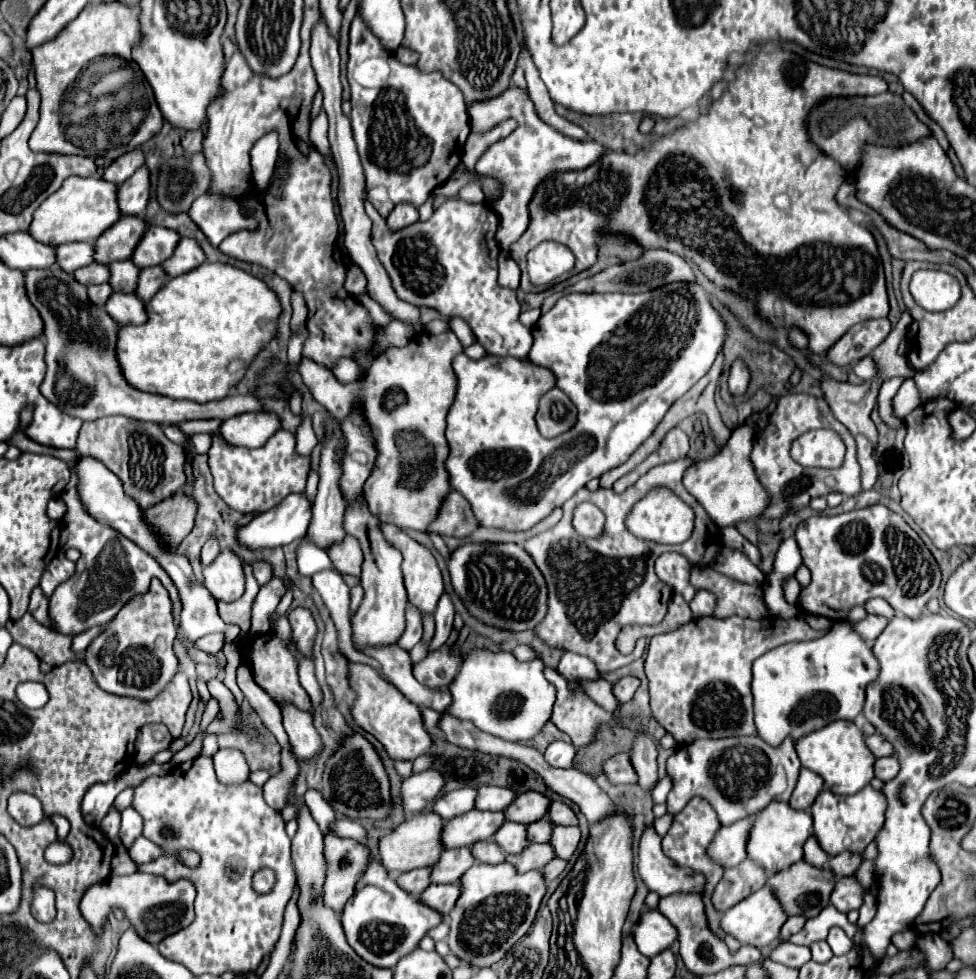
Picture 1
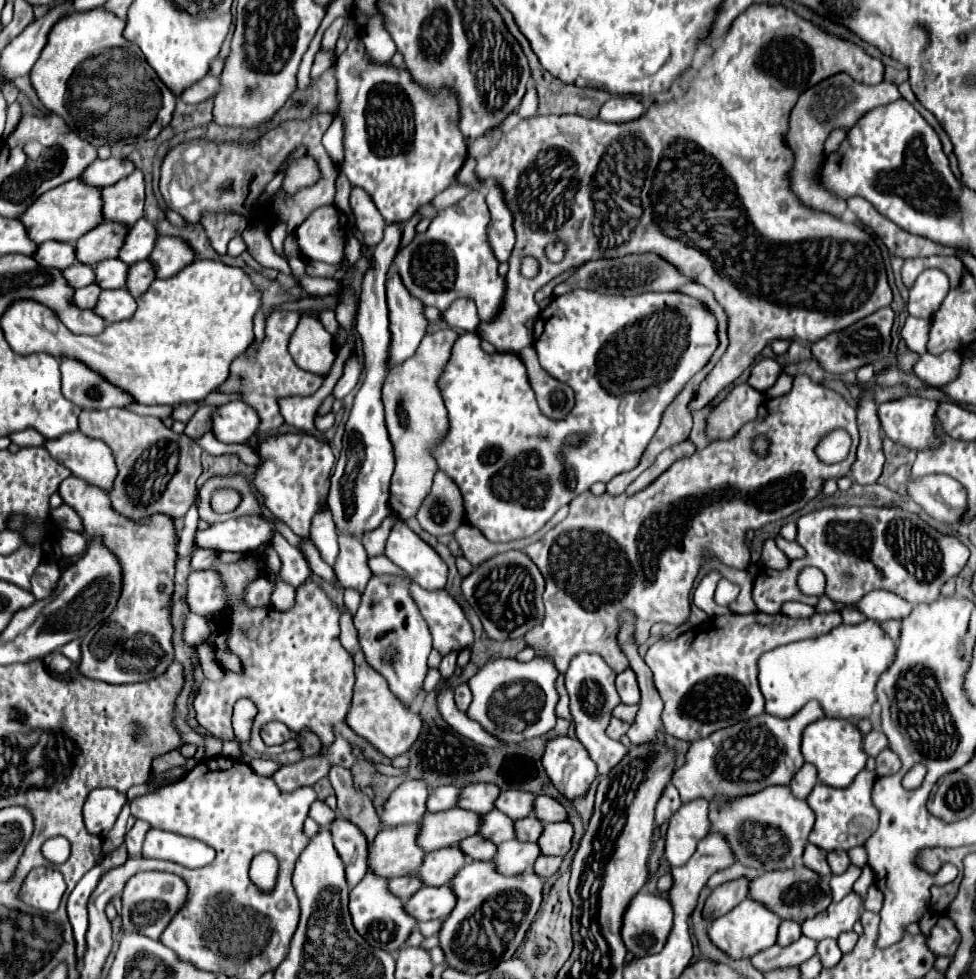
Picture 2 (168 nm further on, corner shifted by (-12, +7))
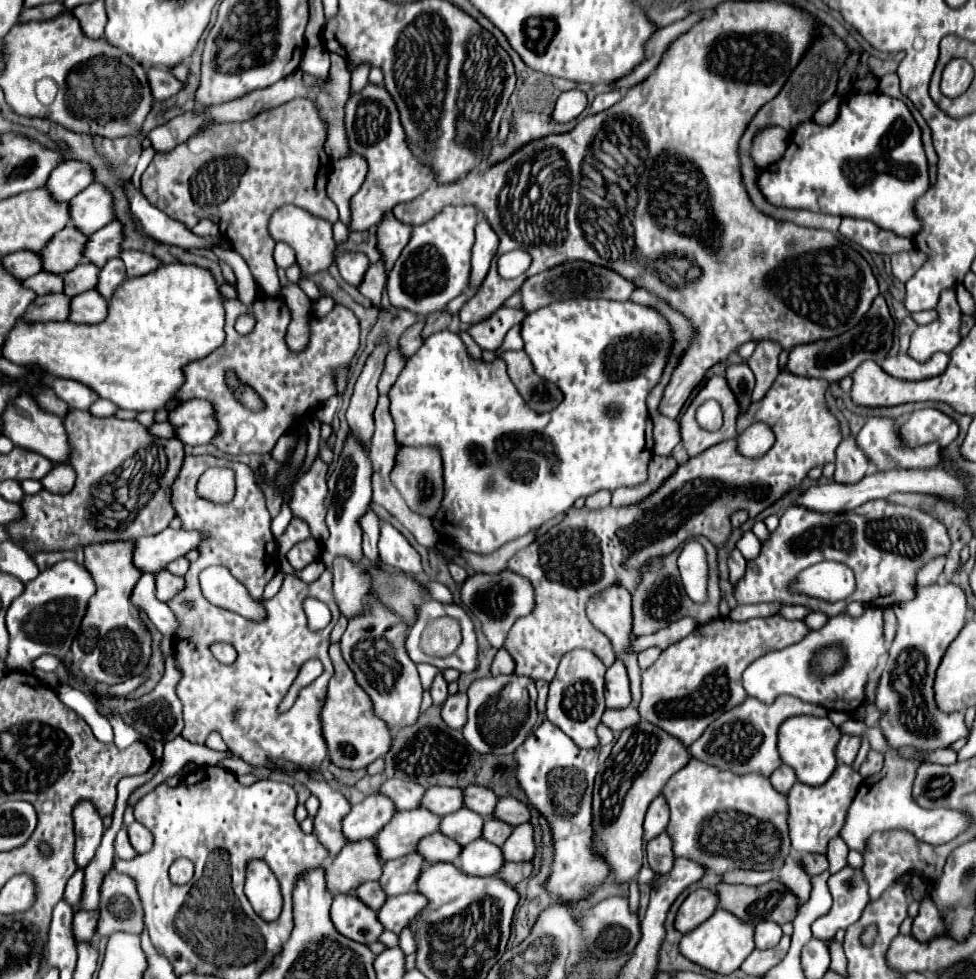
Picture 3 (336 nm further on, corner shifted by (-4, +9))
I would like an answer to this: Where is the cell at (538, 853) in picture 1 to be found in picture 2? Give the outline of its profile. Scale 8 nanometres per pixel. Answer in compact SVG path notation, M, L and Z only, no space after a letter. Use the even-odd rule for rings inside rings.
M512 839L512 841L504 841L496 847L496 857L492 857L492 863L496 865L498 873L516 875L516 873L530 871L536 857L540 857L538 845Z

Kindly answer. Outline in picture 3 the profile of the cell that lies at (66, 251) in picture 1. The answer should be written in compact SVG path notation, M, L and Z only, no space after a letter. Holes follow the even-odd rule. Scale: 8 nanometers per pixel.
M28 249L16 251L16 253L4 257L4 265L18 279L26 279L26 277L32 277L42 271L42 255L36 251L28 251Z

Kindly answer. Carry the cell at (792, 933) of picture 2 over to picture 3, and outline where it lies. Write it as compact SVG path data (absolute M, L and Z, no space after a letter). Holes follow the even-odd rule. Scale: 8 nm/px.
M758 923L756 925L756 947L770 949L782 939L782 927L776 923Z

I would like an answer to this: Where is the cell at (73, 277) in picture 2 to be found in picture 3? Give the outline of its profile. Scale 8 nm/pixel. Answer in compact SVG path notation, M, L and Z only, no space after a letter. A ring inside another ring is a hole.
M40 271L40 275L32 275L32 279L26 279L24 285L34 289L38 295L60 293L60 291L64 291L64 277L58 273Z

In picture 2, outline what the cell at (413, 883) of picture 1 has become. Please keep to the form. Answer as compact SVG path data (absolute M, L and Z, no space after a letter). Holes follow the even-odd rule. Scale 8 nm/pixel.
M406 875L406 877L396 877L396 879L390 879L390 893L396 893L396 897L400 897L402 901L410 899L418 889L422 887L420 879L416 875Z

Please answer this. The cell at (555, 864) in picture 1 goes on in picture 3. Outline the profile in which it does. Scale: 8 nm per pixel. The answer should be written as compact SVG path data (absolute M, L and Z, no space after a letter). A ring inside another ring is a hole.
M508 861L506 865L504 865L504 871L500 873L500 879L506 879L510 885L516 885L516 883L520 883L520 881L524 881L524 879L528 879L530 877L530 873L532 873L532 863L530 861L522 861L522 863L514 863L514 861Z

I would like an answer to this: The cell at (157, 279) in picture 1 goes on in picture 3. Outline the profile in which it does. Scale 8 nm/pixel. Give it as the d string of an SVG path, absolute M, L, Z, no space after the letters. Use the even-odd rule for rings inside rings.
M110 259L100 271L100 287L96 287L106 299L114 295L120 283L126 281L126 269L122 259Z

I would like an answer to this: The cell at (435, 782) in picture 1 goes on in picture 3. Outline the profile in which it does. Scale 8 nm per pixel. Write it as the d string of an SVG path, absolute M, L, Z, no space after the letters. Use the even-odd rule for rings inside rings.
M382 793L368 795L358 805L352 805L352 811L344 817L342 831L350 841L358 841L366 837L372 839L394 817L394 813L396 813L396 805L390 797Z

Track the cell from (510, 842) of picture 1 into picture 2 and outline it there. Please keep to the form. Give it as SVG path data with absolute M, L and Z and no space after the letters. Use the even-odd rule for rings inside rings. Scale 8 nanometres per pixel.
M492 809L488 815L484 815L482 827L480 827L480 835L488 841L492 841L494 845L500 845L508 839L514 839L514 825L510 817L504 817L504 813Z

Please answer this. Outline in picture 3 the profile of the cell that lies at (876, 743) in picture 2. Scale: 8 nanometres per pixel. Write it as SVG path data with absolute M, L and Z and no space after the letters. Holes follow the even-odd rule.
M842 735L840 743L838 743L838 747L836 747L836 757L838 757L838 761L852 765L854 759L856 759L856 755L858 755L860 743L862 743L862 739L860 739L858 735Z

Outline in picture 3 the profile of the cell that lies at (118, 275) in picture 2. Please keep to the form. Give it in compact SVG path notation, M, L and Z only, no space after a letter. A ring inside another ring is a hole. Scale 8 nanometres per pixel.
M80 263L76 269L64 273L64 293L66 295L80 295L84 291L96 289L100 277L100 267L94 263Z

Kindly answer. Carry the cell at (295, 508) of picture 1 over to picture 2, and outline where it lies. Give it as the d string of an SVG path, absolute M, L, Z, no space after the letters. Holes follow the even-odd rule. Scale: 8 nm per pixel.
M238 517L196 531L194 545L198 549L244 553L272 541L274 523L266 517Z

